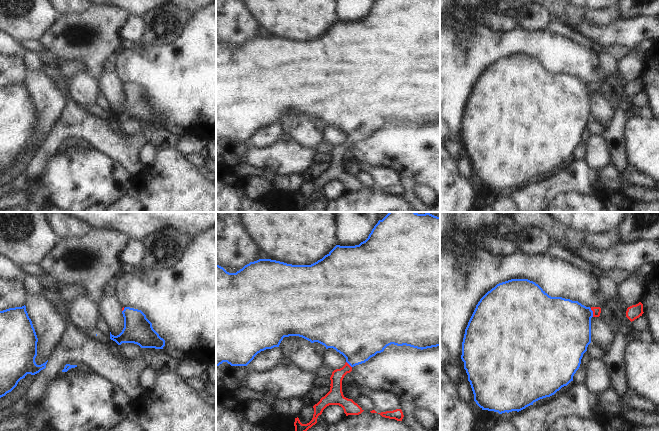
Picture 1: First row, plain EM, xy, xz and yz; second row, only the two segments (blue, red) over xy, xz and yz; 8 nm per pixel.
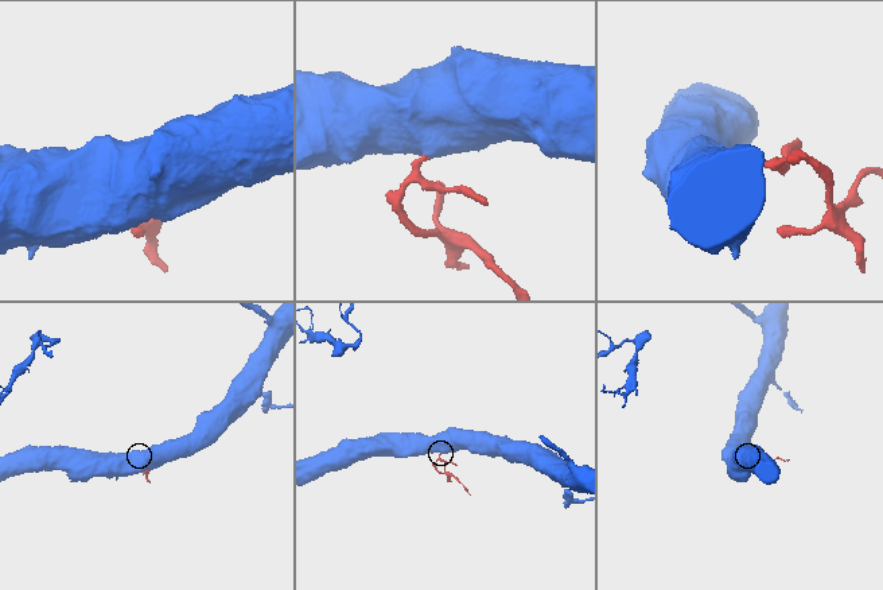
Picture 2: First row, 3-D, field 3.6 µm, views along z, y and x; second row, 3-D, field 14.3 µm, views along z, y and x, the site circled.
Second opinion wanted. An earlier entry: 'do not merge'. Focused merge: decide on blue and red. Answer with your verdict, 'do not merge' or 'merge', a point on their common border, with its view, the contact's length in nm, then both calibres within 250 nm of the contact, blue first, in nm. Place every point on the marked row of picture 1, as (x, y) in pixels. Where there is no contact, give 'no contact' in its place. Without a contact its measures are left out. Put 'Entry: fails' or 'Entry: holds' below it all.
merge; meets blue in yz at (592, 312); contact 80 nm long; 420 nm thick on the blue side, 60 nm on the other
Entry: fails

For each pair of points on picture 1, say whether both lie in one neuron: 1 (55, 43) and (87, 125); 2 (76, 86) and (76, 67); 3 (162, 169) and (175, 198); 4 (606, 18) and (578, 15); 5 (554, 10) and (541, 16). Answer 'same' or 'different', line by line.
1: different
2: different
3: same
4: same
5: different

